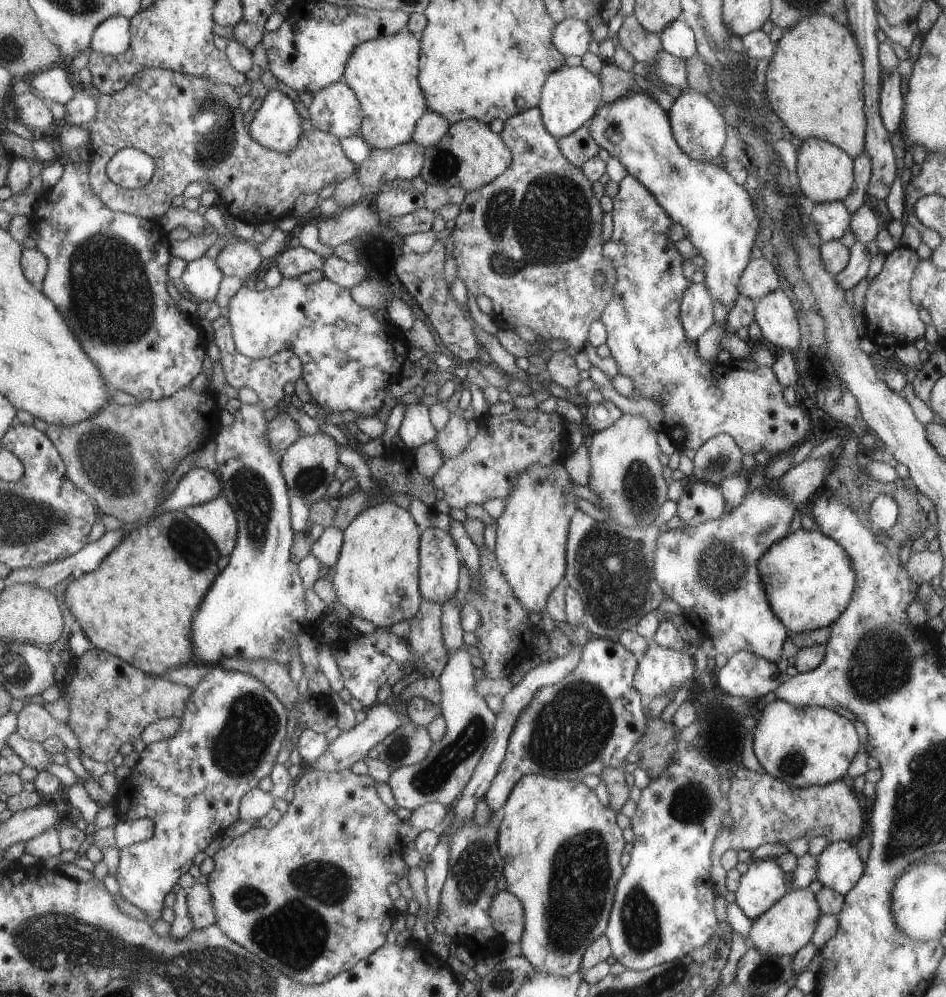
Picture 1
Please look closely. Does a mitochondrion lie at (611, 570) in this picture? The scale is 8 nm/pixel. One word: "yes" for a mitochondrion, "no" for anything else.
yes

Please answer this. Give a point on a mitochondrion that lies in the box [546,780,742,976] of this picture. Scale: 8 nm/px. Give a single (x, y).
(641, 929)

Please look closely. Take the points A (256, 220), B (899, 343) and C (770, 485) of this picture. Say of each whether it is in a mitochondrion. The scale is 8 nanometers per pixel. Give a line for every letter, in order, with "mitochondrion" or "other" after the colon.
A: other
B: other
C: other

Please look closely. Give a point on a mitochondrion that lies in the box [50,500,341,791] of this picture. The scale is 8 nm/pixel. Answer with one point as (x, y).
(243, 744)

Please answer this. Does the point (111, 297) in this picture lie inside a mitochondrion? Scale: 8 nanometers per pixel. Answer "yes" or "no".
yes

